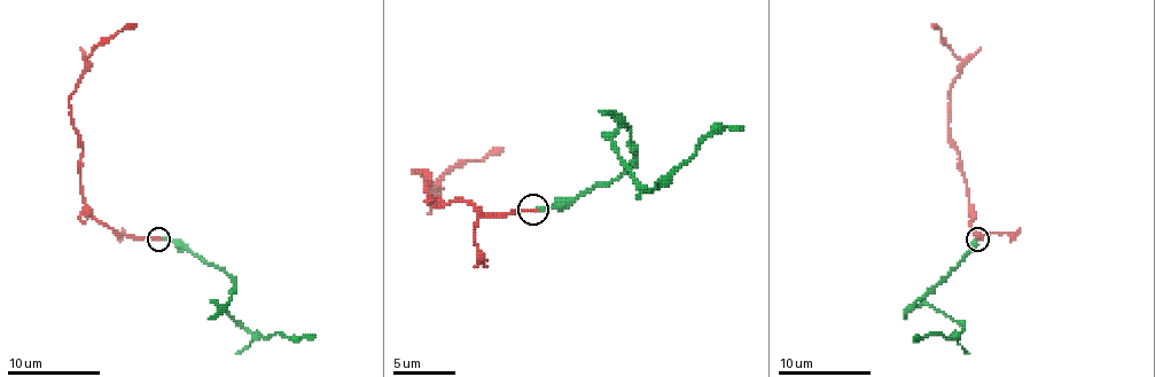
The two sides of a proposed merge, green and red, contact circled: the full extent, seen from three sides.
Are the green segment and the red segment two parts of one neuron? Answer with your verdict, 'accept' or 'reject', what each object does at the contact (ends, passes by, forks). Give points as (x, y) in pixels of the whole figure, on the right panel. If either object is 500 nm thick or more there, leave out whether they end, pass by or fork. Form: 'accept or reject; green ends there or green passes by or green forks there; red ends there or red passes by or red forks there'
accept; green ends there; red ends there

